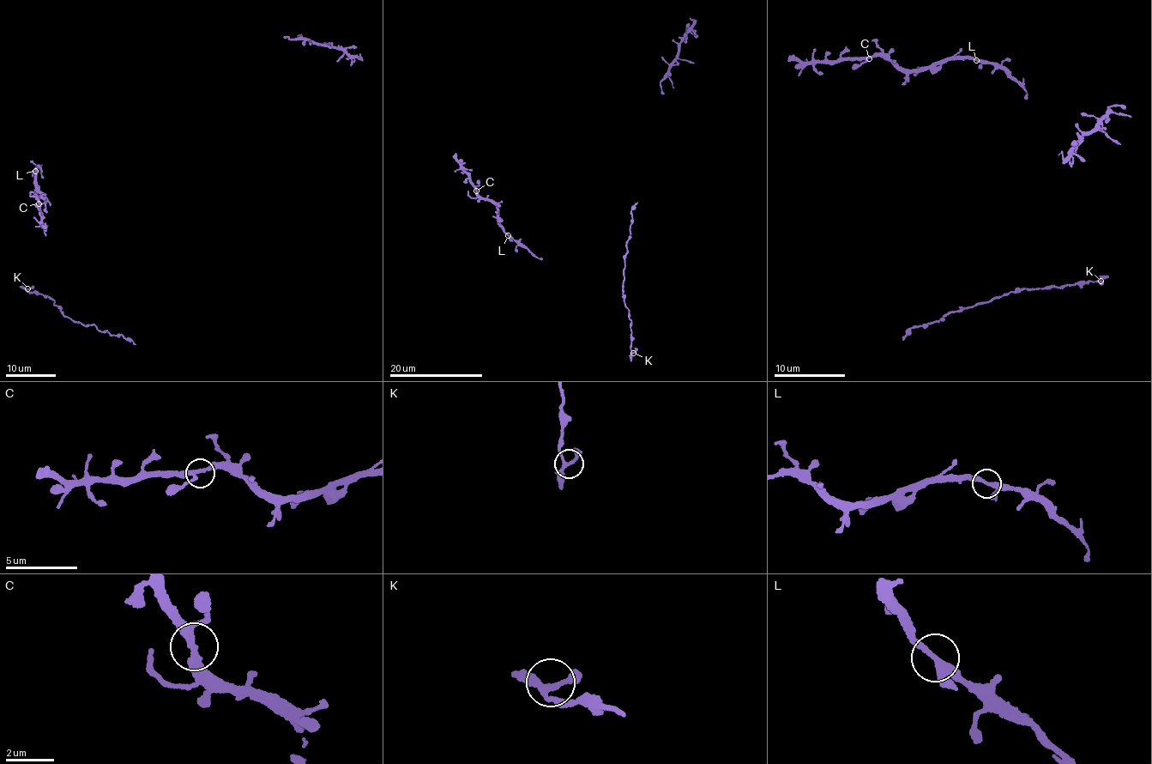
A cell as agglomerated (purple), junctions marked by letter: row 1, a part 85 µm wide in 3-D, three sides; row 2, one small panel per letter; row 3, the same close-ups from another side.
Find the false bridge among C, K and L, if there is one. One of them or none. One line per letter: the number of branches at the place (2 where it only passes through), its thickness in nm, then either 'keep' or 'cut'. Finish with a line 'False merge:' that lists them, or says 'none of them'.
C: branches 3; calibre 240 nm; keep
K: branches 3; calibre 240 nm; keep
L: branches 3; calibre 280 nm; keep
False merge: none of them

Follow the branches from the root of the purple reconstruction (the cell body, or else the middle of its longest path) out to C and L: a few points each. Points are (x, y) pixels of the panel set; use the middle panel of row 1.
C: (525, 246), (505, 233), (500, 223), (498, 208), (476, 190)
L: (525, 246), (508, 235)

